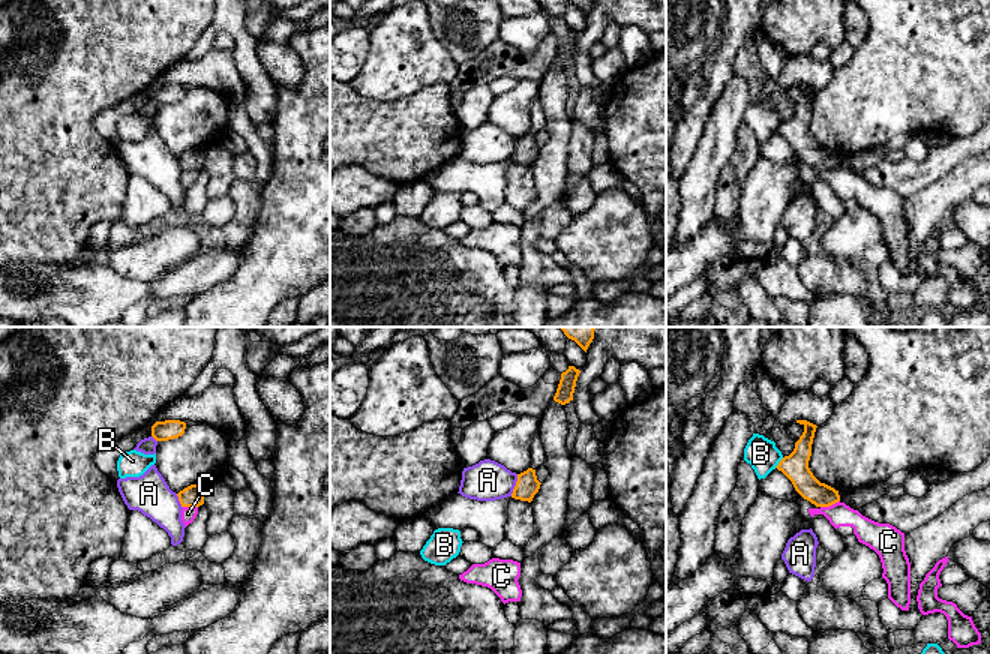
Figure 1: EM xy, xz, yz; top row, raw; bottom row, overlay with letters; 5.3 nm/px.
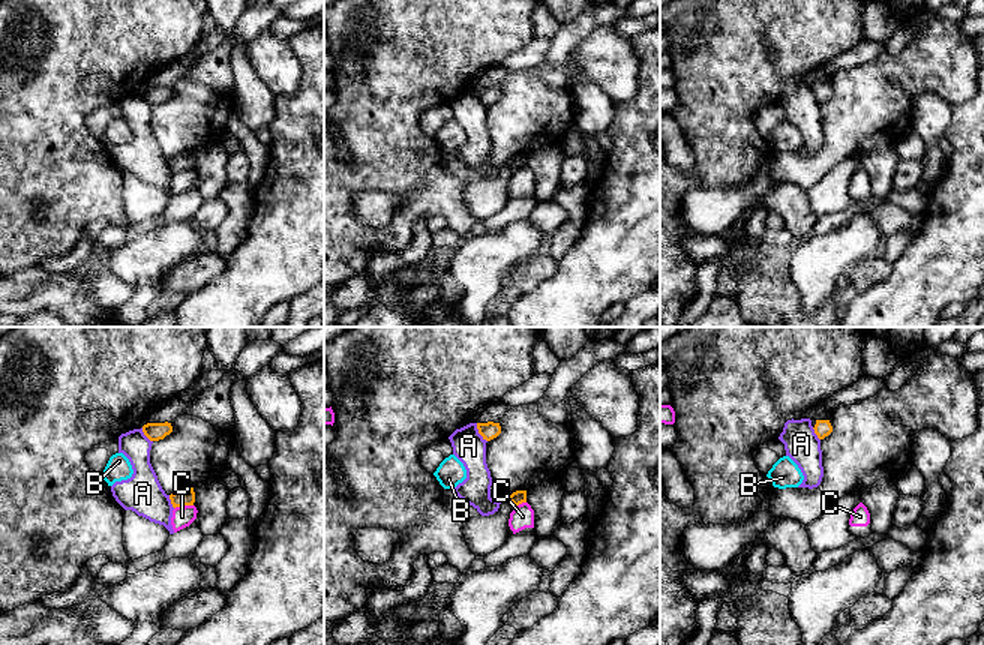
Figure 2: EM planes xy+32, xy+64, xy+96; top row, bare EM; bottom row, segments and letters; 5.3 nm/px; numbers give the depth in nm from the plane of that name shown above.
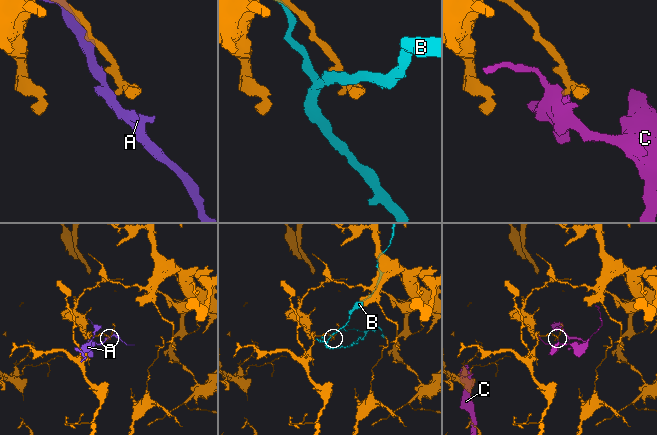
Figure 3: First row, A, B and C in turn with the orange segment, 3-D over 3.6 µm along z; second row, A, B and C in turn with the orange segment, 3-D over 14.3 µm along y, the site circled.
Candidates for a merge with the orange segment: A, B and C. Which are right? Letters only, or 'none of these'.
none of these

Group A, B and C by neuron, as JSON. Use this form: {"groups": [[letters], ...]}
{"groups": [["A"], ["B"], ["C"]]}

